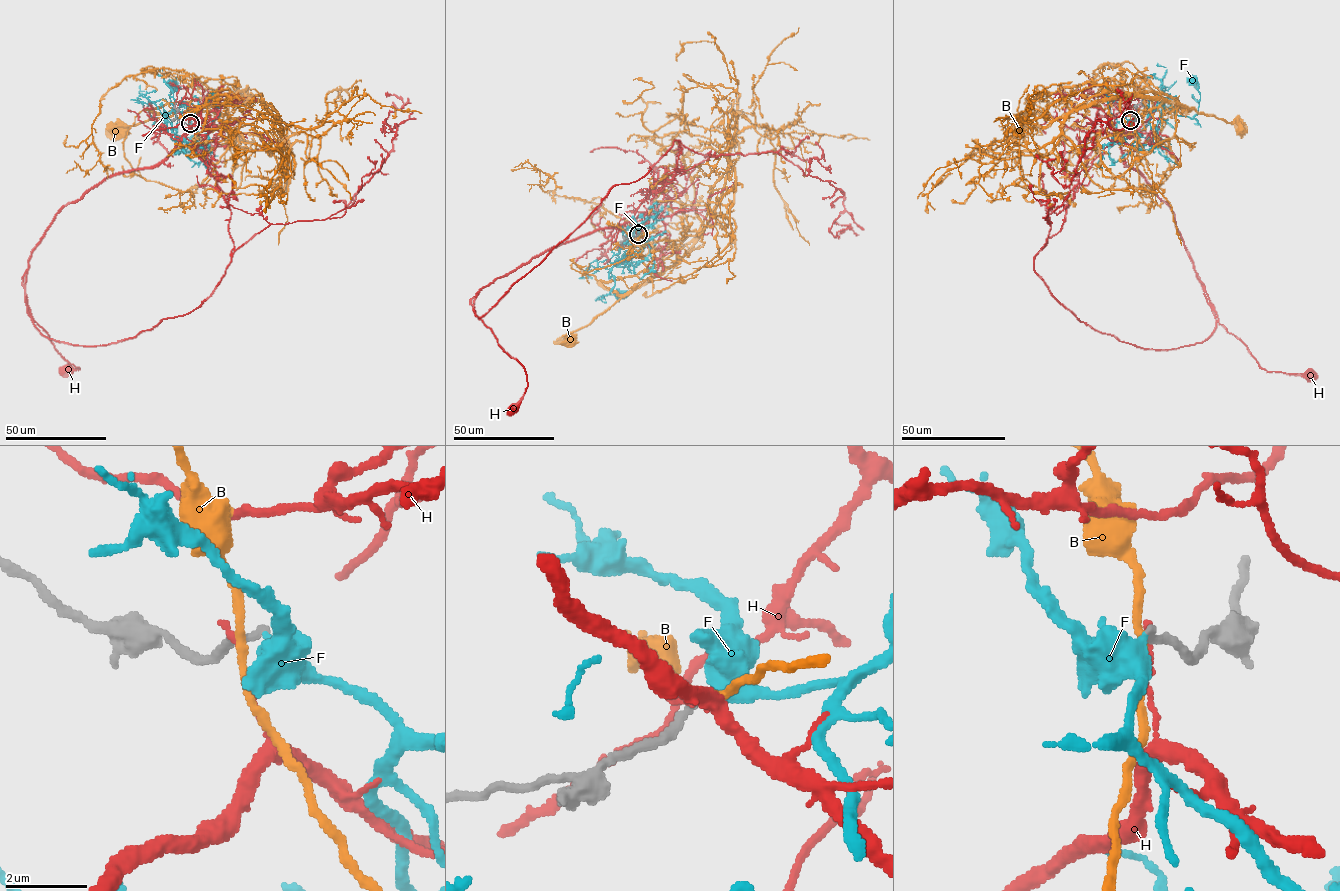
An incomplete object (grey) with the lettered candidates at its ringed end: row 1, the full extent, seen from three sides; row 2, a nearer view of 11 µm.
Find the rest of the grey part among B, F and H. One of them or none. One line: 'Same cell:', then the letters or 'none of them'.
Same cell: F

